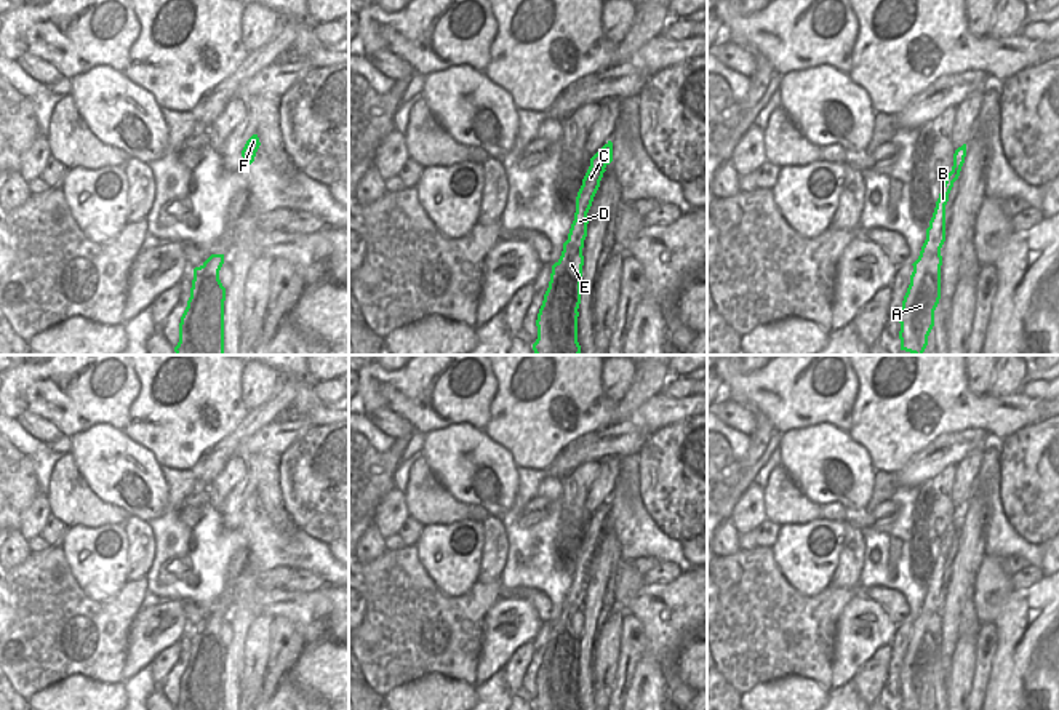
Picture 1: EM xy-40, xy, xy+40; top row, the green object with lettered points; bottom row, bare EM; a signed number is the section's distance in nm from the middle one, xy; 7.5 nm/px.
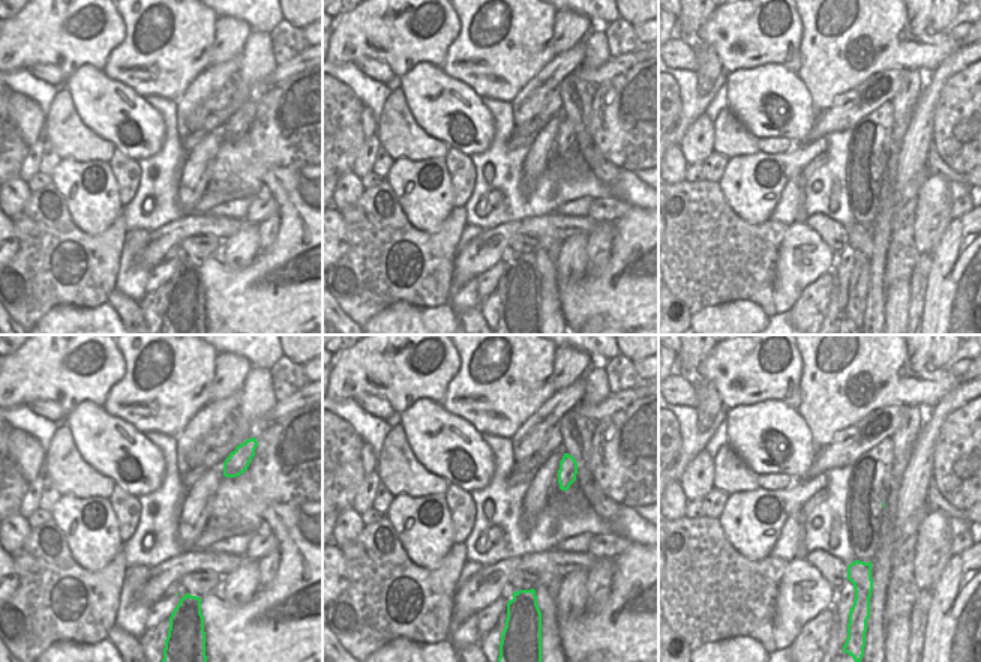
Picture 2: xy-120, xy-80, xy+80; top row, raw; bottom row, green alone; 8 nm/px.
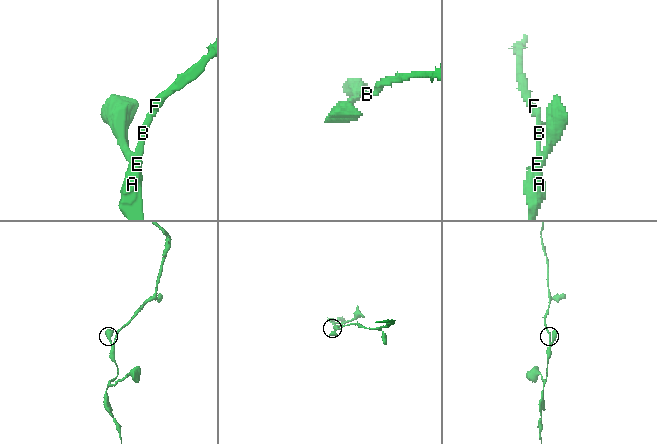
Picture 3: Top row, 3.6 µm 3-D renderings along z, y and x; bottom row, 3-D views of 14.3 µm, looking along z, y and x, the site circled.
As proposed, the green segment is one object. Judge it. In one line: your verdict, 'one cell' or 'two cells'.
one cell

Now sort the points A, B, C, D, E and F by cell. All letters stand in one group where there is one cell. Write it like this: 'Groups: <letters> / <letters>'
Groups: A B C D E F

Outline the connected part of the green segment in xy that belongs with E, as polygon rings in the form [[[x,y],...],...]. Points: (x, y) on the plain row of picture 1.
[[[608,499],[592,517],[576,555],[576,571],[560,617],[552,624],[549,646],[537,672],[534,710],[581,710],[577,675],[587,595],[589,568],[600,545],[605,526],[613,520],[613,501]]]

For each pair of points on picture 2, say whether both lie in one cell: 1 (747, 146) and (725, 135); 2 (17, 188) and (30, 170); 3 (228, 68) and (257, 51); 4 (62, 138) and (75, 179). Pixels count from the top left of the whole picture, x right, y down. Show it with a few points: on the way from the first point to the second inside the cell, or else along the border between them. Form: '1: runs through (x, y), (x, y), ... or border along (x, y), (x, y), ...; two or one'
1: runs through (741, 143), (731, 138); one
2: border along (18, 176), (26, 183); two
3: border along (239, 57), (236, 71); two
4: border along (62, 158), (74, 161), (99, 159), (104, 162); two

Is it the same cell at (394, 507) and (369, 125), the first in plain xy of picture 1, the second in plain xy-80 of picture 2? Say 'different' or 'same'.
different

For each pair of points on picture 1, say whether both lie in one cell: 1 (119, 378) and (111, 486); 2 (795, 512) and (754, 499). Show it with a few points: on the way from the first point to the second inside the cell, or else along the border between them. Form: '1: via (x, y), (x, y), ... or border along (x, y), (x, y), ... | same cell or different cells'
1: border along (122, 429), (93, 424), (79, 434) | different cells
2: border along (762, 490), (762, 507), (767, 517) | different cells

